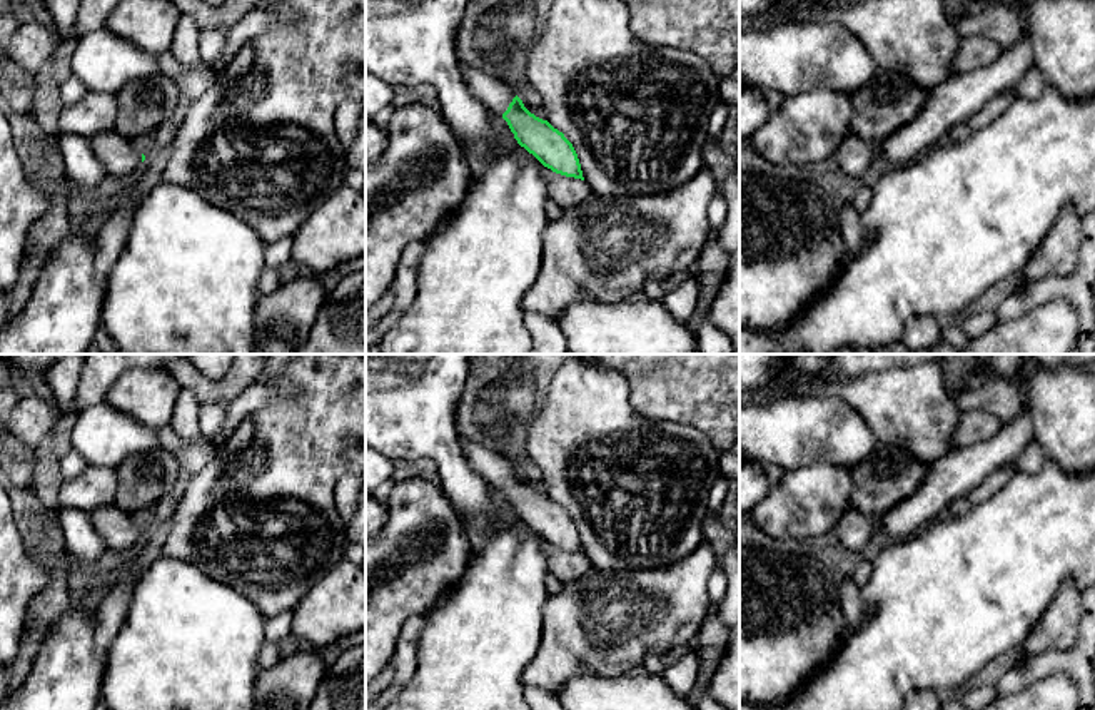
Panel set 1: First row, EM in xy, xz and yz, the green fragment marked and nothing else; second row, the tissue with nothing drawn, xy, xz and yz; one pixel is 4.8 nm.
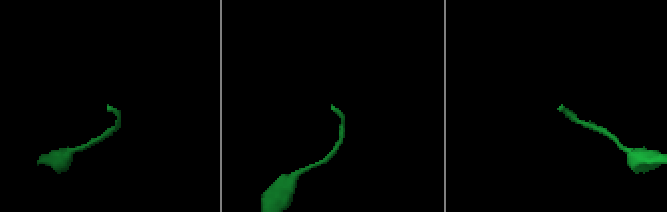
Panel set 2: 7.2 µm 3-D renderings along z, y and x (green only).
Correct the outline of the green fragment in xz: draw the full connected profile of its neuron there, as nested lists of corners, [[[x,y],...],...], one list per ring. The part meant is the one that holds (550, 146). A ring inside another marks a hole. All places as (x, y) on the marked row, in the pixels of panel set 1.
[[[459,60],[459,70],[469,92],[491,114],[507,122],[521,147],[553,172],[584,180],[578,154],[563,132],[531,114],[516,92],[497,77],[462,60]]]

